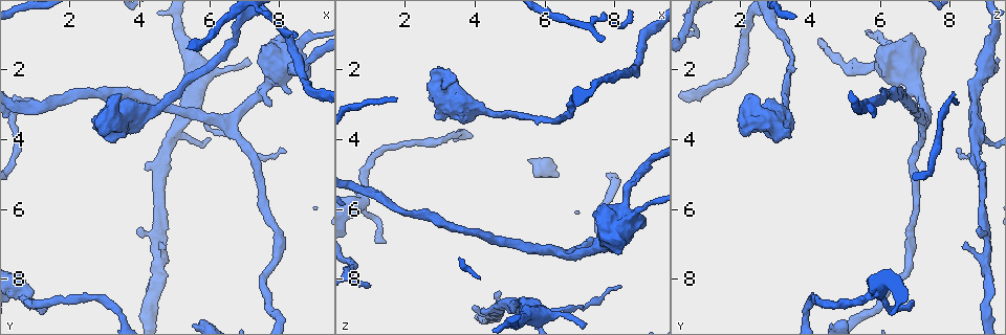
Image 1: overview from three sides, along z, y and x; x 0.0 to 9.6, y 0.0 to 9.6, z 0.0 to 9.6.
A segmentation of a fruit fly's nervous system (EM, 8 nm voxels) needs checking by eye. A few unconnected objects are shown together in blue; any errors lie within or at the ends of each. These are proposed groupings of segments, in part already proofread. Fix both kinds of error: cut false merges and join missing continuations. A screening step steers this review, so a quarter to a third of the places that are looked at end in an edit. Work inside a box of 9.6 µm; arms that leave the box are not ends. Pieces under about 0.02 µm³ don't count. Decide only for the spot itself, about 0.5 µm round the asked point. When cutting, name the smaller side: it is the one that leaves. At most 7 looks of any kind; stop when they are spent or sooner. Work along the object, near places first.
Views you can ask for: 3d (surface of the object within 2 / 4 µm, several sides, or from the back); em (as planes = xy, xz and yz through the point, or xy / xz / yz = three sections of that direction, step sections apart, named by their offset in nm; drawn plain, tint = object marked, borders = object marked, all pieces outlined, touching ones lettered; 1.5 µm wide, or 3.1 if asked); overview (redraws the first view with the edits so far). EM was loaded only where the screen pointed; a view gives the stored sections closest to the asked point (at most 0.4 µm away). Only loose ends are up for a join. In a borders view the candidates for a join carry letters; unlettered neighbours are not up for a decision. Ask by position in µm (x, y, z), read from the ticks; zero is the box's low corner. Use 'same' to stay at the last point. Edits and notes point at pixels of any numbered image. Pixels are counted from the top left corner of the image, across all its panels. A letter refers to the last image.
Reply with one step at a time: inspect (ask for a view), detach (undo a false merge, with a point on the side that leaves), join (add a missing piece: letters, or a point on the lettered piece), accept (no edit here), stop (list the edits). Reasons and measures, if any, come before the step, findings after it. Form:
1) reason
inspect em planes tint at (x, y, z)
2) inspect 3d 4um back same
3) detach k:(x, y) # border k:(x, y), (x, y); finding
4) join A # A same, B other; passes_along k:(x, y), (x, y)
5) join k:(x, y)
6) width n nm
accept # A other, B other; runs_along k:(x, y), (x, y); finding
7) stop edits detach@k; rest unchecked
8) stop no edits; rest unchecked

thin end
inspect em planes borders at (1.15, 8.60, 6.85)

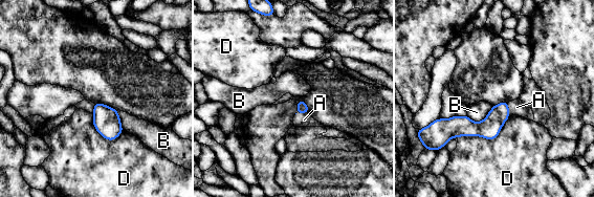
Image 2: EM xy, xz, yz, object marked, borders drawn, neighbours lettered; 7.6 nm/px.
join A # A same, B other, D other; passes_along 2:(489, 128), (508, 110), (516, 107); it goes on there

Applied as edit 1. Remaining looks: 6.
inspect overview

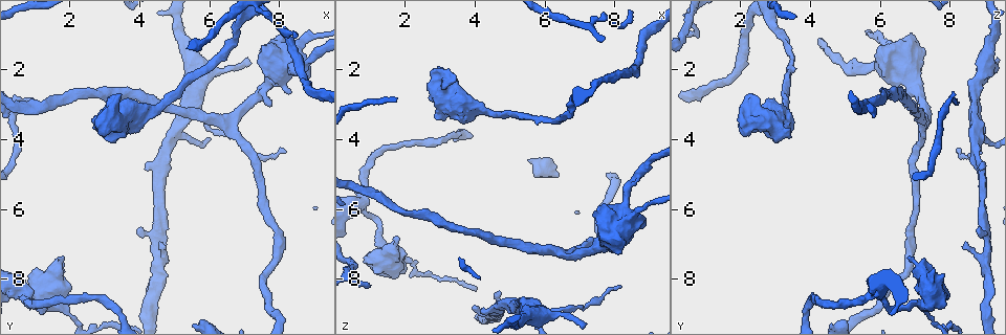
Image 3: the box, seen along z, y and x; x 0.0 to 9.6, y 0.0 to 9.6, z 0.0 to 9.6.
free end
inspect em xy step 8 borders at (4.20, 4.85, 8.85)

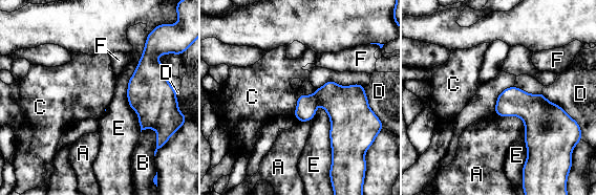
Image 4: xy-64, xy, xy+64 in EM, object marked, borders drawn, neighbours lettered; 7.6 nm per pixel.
cut it another way
inspect em yz step 8 borders same

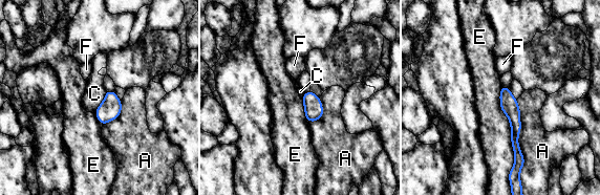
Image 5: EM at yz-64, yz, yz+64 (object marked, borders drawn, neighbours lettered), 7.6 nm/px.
accept # A other, C other, E other, F other; runs_along 5:(504, 89), (514, 116), (513, 177); none of them fits

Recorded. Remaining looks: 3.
branch stops here
inspect em planes borders at (4.55, 6.90, 8.40)

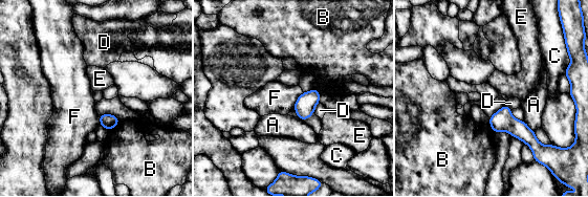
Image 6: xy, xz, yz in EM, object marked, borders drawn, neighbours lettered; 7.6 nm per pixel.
accept # A other, B other, C other, D other, E other, F other; none of them fits

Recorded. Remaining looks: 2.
stop edits join@2; rest unchecked

